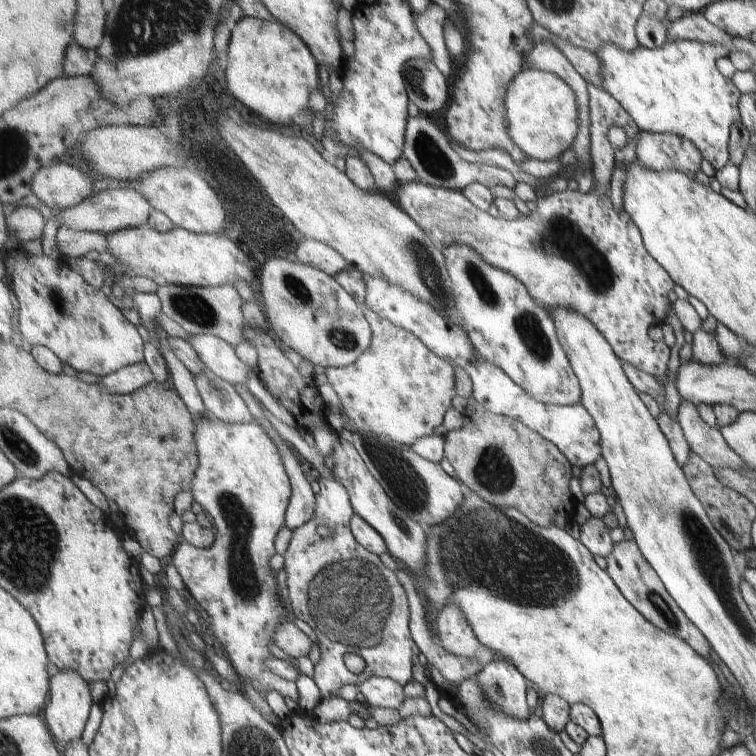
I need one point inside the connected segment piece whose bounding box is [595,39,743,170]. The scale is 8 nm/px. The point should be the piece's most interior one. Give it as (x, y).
(676, 89)

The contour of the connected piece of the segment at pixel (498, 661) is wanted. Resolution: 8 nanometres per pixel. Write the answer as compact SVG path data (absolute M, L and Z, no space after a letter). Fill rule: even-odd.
M495 656L483 667L478 679L496 709L518 719L530 717L527 690L532 685L509 659Z

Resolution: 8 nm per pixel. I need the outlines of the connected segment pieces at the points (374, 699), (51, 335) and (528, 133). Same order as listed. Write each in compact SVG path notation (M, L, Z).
M371 677L359 685L359 692L367 702L383 708L401 708L401 704L407 700L403 686L391 677Z
M42 254L20 258L19 255L14 255L5 260L5 270L8 282L19 302L16 330L20 332L21 340L28 342L31 347L49 347L75 370L90 372L99 377L145 360L145 340L139 334L137 326L121 314L121 309L113 304L106 290L89 284L63 257L51 259Z
M526 66L508 86L506 109L510 135L530 159L558 159L574 146L580 131L580 104L575 90L557 74Z

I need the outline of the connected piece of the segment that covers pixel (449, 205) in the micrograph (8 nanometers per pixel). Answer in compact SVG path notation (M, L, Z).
M421 180L400 182L392 198L441 249L453 245L470 246L482 254L489 264L518 278L547 310L563 307L587 315L609 339L623 362L646 372L659 382L667 378L671 350L663 341L655 342L649 336L649 328L661 325L668 318L669 294L675 290L676 280L648 251L640 226L633 217L623 208L613 208L610 187L606 201L601 191L592 189L584 194L569 189L548 195L539 194L537 208L528 216L521 215L512 221L503 217L494 218L489 212L477 208L464 191L430 185Z

